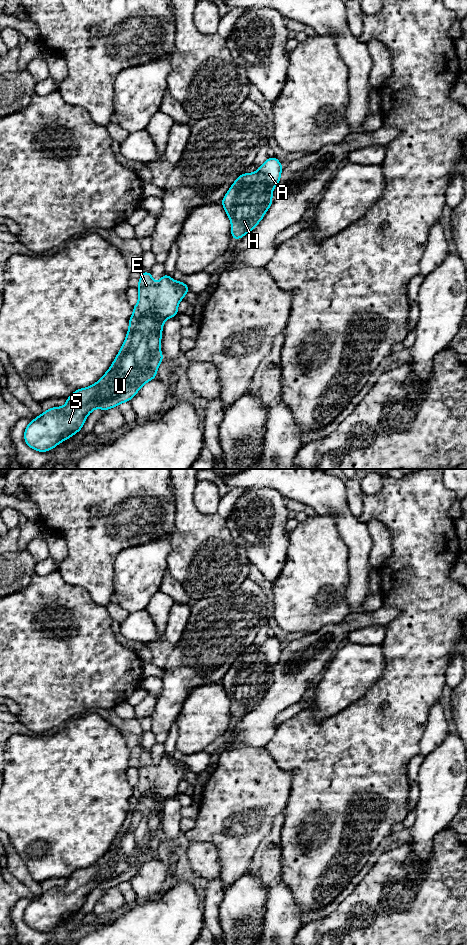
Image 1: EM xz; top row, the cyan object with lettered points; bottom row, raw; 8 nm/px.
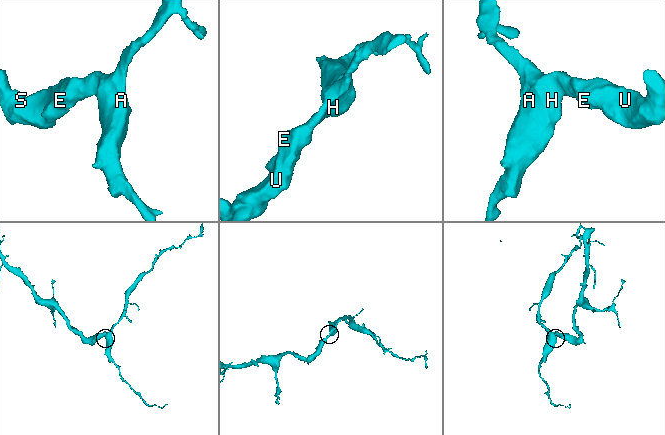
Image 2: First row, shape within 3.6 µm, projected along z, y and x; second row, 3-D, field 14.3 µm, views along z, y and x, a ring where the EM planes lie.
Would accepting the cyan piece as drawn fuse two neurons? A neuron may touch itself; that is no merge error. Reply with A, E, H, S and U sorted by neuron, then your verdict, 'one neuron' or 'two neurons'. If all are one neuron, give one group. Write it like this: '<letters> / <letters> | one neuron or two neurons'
A E H S U | one neuron

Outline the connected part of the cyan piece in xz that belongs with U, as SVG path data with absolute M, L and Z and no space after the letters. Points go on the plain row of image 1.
M143 751L138 762L139 780L133 787L124 823L111 847L94 864L73 872L63 887L52 887L37 896L26 906L25 923L35 931L47 932L62 921L80 912L87 896L96 888L104 891L130 881L140 868L157 857L157 849L163 841L161 817L164 802L178 795L178 784L190 768L182 761L173 760L166 753L155 763L151 752Z

